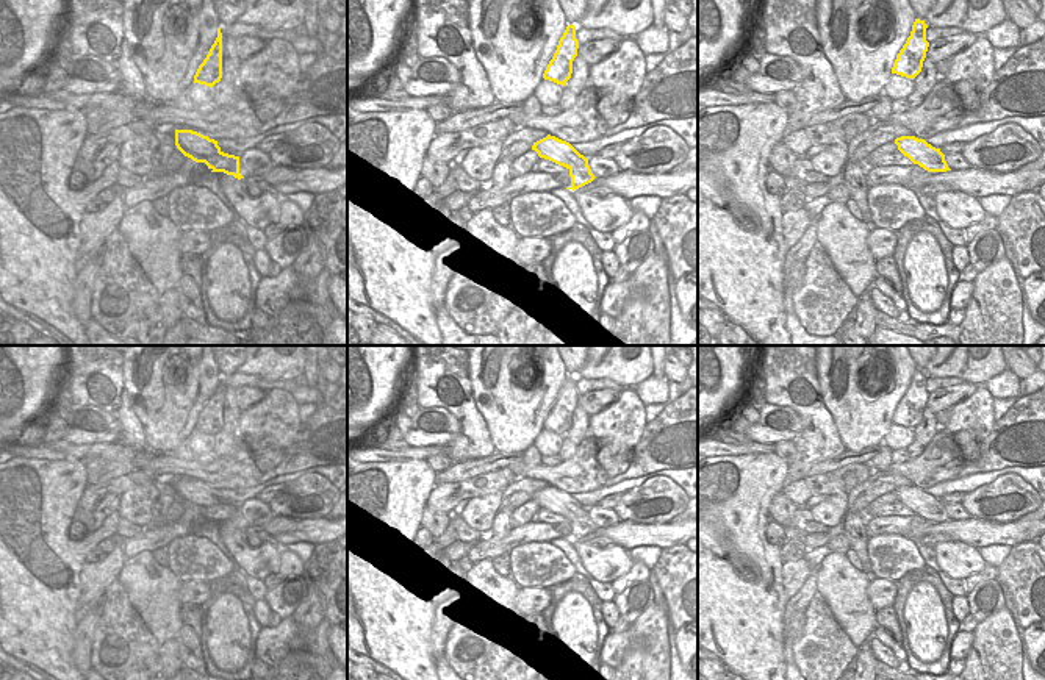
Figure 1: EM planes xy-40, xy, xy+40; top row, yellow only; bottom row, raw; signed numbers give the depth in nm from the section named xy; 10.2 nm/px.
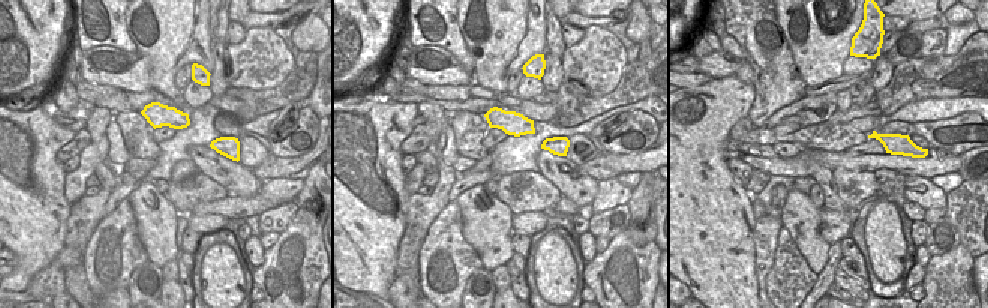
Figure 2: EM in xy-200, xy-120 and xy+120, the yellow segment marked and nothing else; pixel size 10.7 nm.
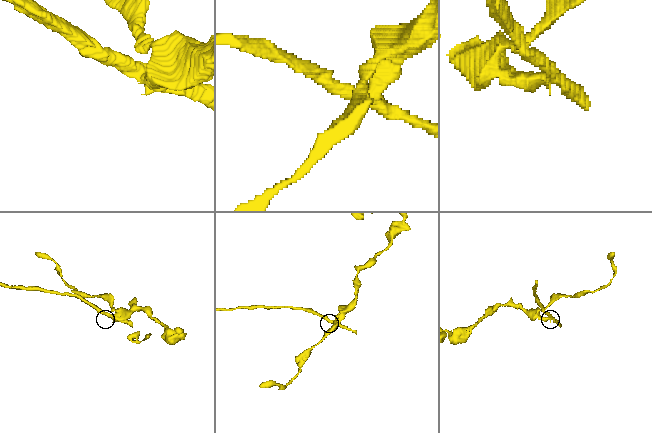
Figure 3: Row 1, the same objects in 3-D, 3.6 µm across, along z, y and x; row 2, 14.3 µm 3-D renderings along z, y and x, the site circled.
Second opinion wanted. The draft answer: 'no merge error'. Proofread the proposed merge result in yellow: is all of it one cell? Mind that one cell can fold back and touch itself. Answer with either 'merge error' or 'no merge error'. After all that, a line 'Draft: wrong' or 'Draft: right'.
merge error
Draft: wrong

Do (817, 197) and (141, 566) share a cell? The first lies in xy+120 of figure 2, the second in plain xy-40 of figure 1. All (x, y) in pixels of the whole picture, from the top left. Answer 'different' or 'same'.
different

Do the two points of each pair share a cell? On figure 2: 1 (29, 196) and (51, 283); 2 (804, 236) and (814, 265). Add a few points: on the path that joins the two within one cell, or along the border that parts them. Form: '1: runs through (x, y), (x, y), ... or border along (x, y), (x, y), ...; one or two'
1: border along (63, 247), (32, 278), (24, 290); two
2: runs through (810, 244), (814, 250), (814, 257); one

